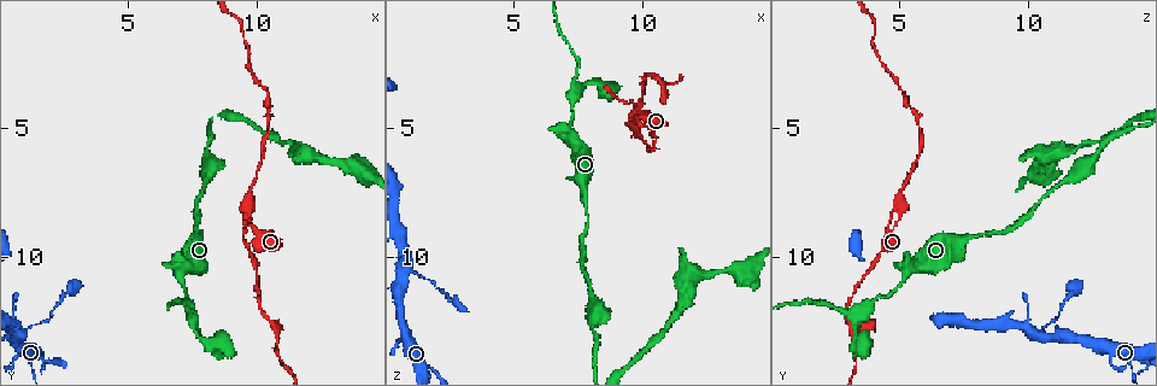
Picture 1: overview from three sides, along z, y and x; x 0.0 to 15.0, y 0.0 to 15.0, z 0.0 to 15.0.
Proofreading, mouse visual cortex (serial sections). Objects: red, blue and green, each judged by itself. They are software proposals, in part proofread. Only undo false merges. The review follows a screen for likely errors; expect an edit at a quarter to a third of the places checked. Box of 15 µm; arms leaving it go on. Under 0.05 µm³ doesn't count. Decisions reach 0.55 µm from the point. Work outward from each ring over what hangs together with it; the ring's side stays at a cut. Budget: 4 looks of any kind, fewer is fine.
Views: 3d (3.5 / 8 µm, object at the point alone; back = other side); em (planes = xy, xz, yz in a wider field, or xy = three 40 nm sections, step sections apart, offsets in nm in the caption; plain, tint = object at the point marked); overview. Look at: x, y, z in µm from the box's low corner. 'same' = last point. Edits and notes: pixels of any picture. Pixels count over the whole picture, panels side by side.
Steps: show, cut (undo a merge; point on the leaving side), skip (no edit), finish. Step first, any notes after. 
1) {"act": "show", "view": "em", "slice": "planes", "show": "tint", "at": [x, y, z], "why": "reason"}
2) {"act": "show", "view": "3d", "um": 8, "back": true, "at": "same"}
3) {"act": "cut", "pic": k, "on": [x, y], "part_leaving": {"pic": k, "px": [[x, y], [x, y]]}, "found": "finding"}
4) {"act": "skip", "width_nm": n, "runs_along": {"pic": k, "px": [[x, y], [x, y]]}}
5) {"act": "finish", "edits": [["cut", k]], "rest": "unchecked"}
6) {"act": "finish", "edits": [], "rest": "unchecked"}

{"act": "show", "view": "3d", "um": 8, "at": [9.8, 8.1, 4.9], "why": "abrupt turn"}

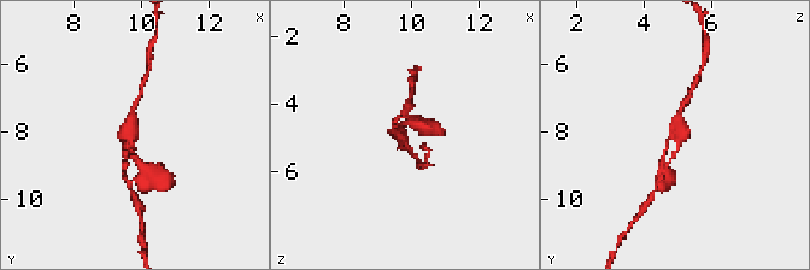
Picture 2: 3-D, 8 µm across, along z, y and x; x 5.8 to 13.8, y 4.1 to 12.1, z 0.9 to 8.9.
{"act": "show", "view": "em", "slice": "xy", "step": 3, "show": "tint", "at": [9.8, 8.1, 4.9], "why": "now the EM"}

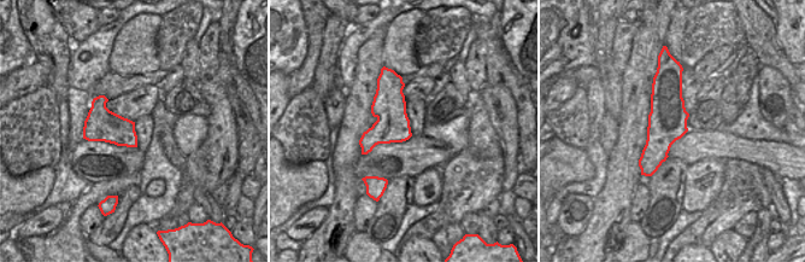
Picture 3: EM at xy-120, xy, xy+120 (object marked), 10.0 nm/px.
{"act": "skip", "runs_along": {"pic": 2, "px": [[662, 163], [685, 101]]}, "found": "continuous, no second cell"}

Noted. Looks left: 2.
{"act": "show", "view": "3d", "um": 3.5, "at": [10.6, 12.8, 3.1], "why": "a fork"}

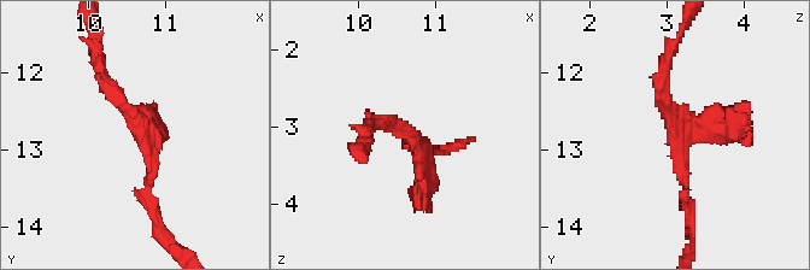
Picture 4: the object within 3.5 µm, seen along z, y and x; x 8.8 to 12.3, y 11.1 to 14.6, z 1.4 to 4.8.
{"act": "show", "view": "em", "slice": "planes", "show": "tint", "at": [10.70, 12.65, 3.10]}

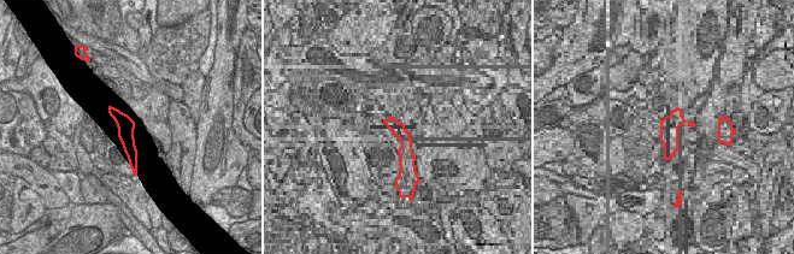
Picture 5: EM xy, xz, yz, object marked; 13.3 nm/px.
{"act": "skip", "found": "one cell here"}

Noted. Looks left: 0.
{"act": "finish", "edits": [], "rest": "unchecked"}

